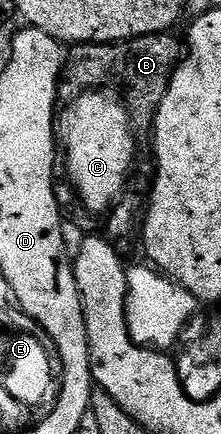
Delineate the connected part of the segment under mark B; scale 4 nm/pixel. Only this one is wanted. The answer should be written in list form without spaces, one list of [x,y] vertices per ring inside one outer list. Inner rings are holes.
[[[172,32],[152,33],[110,45],[72,46],[67,53],[64,80],[69,80],[70,87],[77,89],[75,91],[105,90],[116,95],[123,102],[125,112],[138,126],[152,126],[163,103],[163,95],[169,90],[173,70],[183,57],[182,42],[180,45],[173,36]]]

